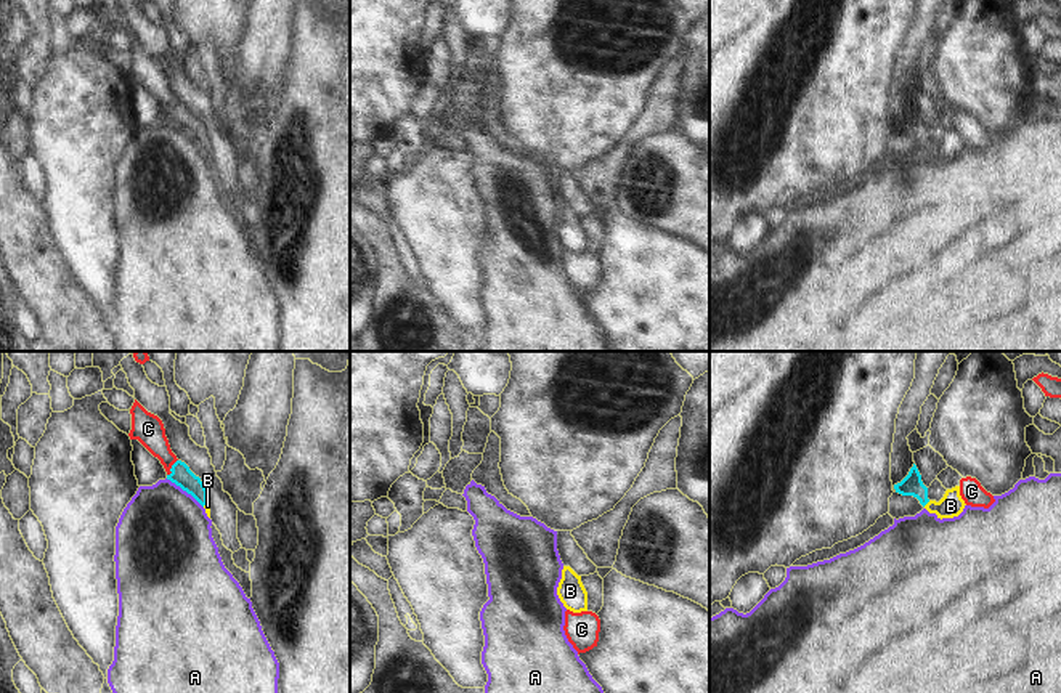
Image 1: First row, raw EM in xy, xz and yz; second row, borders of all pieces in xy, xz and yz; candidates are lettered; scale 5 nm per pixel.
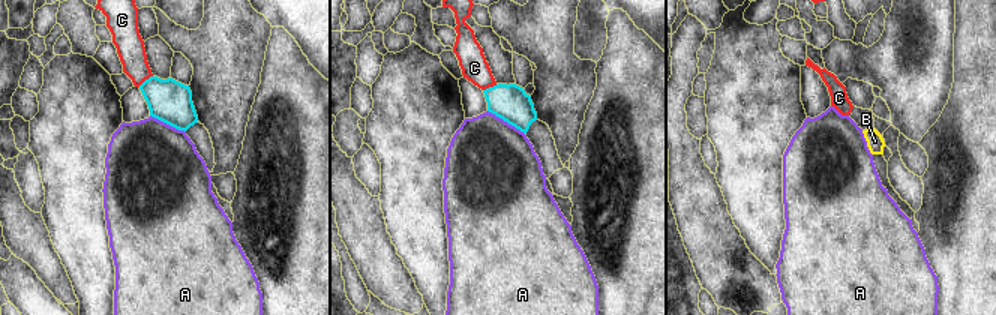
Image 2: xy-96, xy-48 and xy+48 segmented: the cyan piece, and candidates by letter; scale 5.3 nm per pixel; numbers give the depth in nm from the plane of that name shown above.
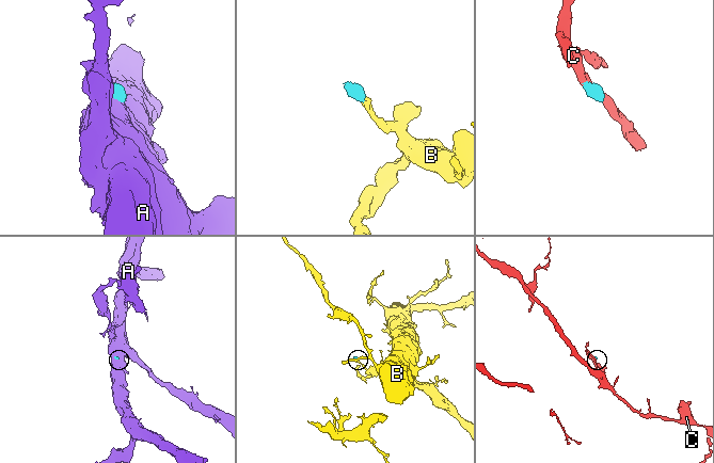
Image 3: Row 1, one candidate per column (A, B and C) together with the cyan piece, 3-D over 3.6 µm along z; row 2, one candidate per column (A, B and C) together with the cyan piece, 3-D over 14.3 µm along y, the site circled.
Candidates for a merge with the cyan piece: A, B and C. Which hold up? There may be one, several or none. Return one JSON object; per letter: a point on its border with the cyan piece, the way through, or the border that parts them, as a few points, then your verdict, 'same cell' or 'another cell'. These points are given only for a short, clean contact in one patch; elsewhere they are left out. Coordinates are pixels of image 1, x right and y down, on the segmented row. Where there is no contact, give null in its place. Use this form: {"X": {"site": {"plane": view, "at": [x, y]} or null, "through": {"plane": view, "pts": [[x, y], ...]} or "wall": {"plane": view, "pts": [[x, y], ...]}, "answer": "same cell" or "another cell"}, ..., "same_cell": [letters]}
{"A": {"site": {"plane": "xy", "at": [185, 490]}, "wall": {"plane": "xy", "pts": [[166, 478], [185, 490], [203, 507]]}, "answer": "another cell"}, "B": {"site": {"plane": "yz", "at": [926, 502]}, "through": {"plane": "yz", "pts": [[912, 485], [926, 502], [951, 506]]}, "answer": "same cell"}, "C": {"site": {"plane": "xy", "at": [172, 467]}, "wall": {"plane": "xy", "pts": [[177, 459], [167, 475]]}, "answer": "another cell"}, "same_cell": ["B"]}

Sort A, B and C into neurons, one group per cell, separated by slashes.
A / B / C

